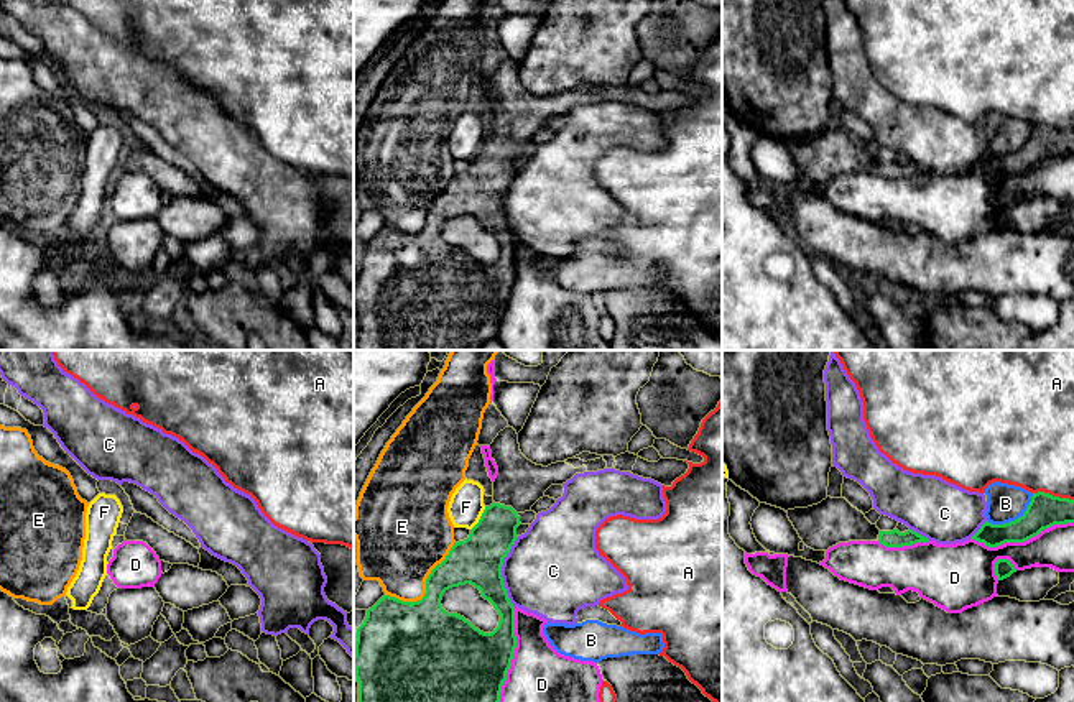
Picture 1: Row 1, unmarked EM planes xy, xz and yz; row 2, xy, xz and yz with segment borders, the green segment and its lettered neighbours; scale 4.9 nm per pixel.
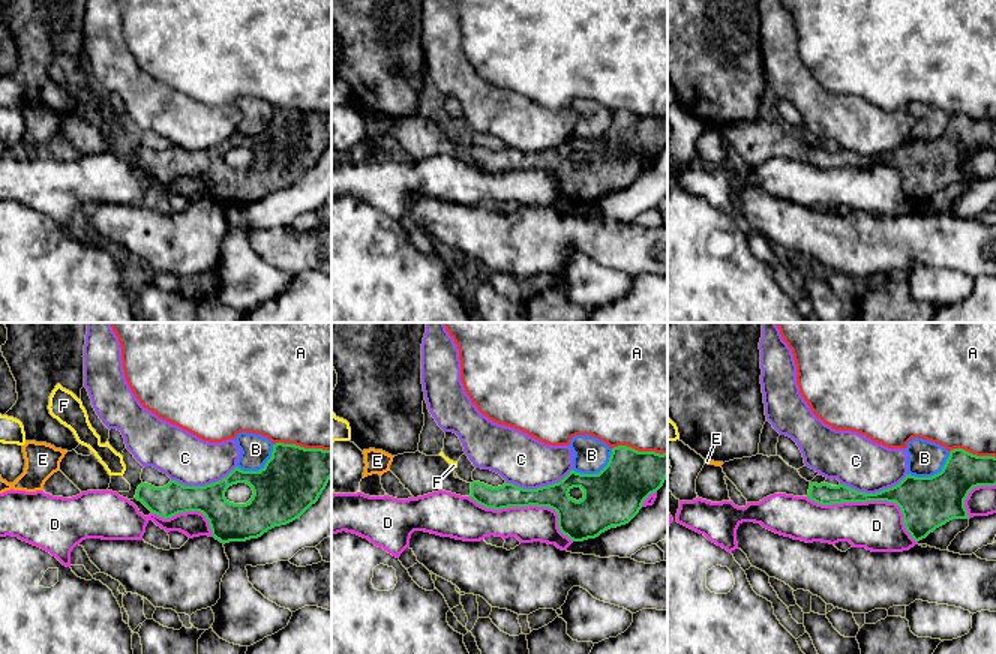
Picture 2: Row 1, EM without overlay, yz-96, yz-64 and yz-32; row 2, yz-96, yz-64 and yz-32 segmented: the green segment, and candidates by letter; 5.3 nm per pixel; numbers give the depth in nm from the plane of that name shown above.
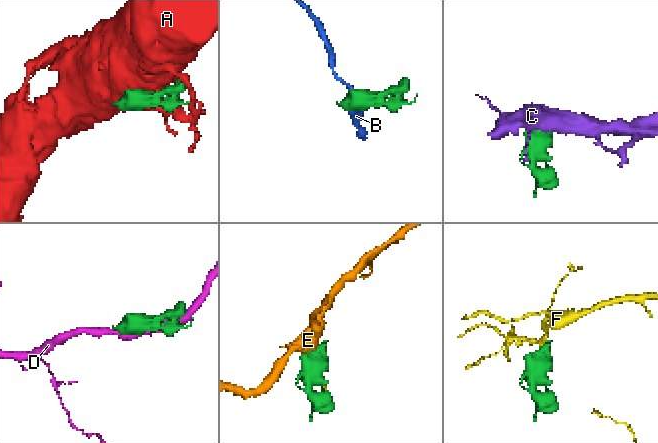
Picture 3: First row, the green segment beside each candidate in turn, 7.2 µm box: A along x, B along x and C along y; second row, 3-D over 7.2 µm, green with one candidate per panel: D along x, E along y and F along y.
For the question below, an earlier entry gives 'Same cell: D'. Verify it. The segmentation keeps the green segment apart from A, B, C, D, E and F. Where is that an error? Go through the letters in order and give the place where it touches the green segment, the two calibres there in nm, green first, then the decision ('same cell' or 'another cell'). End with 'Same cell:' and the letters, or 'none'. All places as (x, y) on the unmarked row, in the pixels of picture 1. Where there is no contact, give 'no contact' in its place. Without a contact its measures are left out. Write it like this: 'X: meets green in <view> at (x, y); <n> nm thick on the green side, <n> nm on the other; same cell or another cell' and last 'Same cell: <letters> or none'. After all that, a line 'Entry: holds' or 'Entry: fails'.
A: meets green in yz at (1051, 127); 160 nm thick on the green side, 400 nm on the other; another cell
B: meets green in yz at (1015, 152); 160 nm thick on the green side, 180 nm on the other; another cell
C: meets green in xz at (500, 204); 240 nm thick on the green side, 460 nm on the other; another cell
D: meets green in yz at (1022, 173); 160 nm thick on the green side, 190 nm on the other; another cell
E: meets green in xz at (426, 219); 360 nm thick on the green side, 400 nm on the other; another cell
F: meets green in xz at (481, 150); 240 nm thick on the green side, 170 nm on the other; another cell
Same cell: none
Entry: fails

